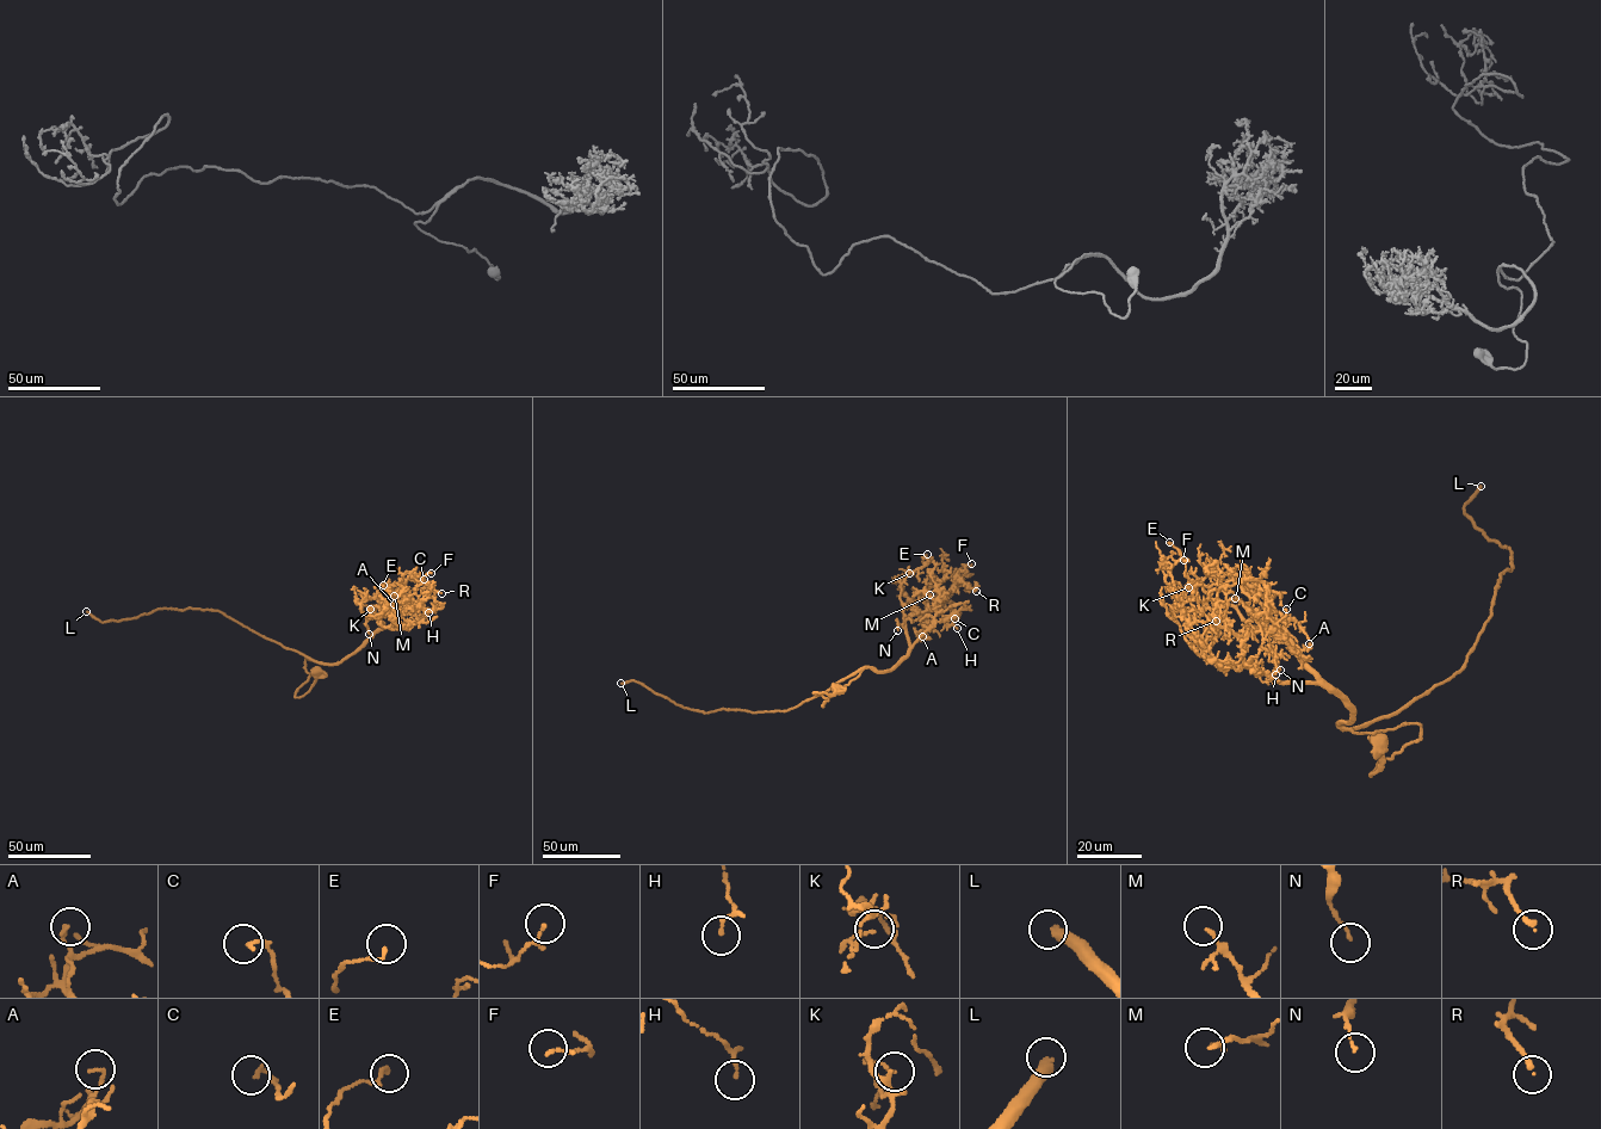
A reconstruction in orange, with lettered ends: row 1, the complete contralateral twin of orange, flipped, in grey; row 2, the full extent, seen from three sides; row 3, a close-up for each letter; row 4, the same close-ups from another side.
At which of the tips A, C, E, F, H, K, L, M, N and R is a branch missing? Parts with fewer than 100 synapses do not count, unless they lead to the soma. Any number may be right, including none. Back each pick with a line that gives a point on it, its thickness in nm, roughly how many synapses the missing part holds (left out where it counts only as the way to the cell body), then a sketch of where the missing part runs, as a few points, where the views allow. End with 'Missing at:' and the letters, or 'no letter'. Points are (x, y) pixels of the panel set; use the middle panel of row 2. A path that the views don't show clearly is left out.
L: (620, 683) | 400 nm | 600 syn
Missing at: L

